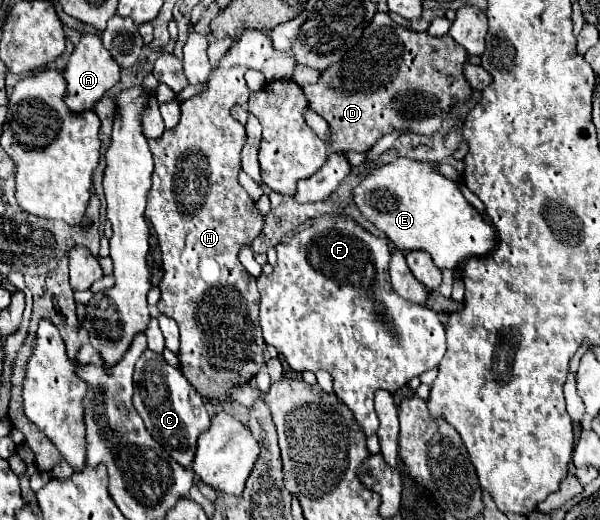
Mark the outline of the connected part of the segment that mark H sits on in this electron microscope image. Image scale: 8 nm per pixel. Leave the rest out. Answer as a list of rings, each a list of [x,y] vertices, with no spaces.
[[[246,31],[242,33],[242,37],[238,41],[232,43],[232,47],[226,51],[226,55],[220,59],[218,63],[218,69],[214,73],[210,73],[210,79],[208,79],[208,89],[198,95],[198,97],[192,97],[188,101],[184,101],[180,105],[182,109],[182,117],[180,117],[180,123],[174,127],[174,129],[168,129],[162,133],[162,137],[158,139],[148,139],[148,145],[150,145],[150,151],[154,155],[154,173],[152,173],[152,189],[148,193],[148,207],[146,207],[146,217],[148,221],[154,225],[156,229],[156,235],[158,235],[158,245],[160,245],[160,251],[162,251],[162,281],[160,281],[160,301],[158,301],[158,309],[172,317],[178,327],[180,327],[180,351],[178,351],[178,361],[180,361],[180,371],[182,375],[190,381],[190,385],[196,387],[196,391],[202,395],[204,401],[228,401],[230,399],[230,387],[236,387],[236,385],[246,385],[258,371],[260,367],[264,365],[264,337],[262,337],[262,329],[260,329],[260,323],[258,323],[258,303],[260,303],[260,297],[258,297],[258,289],[256,289],[256,279],[242,267],[242,263],[238,261],[238,251],[242,245],[250,245],[260,233],[262,233],[262,227],[264,227],[264,215],[258,213],[258,209],[254,207],[254,201],[248,197],[248,193],[244,191],[244,187],[238,183],[238,173],[242,171],[242,147],[246,143],[246,129],[244,125],[240,125],[232,115],[230,115],[230,109],[234,105],[246,105],[246,95],[248,95],[248,87],[246,87],[246,81],[244,81],[244,73],[248,69],[256,69],[256,71],[262,71],[266,75],[266,81],[274,81],[274,79],[290,79],[292,77],[292,71],[294,71],[294,55],[292,53],[282,53],[282,51],[276,51],[272,47],[272,41],[266,33],[262,31]]]

